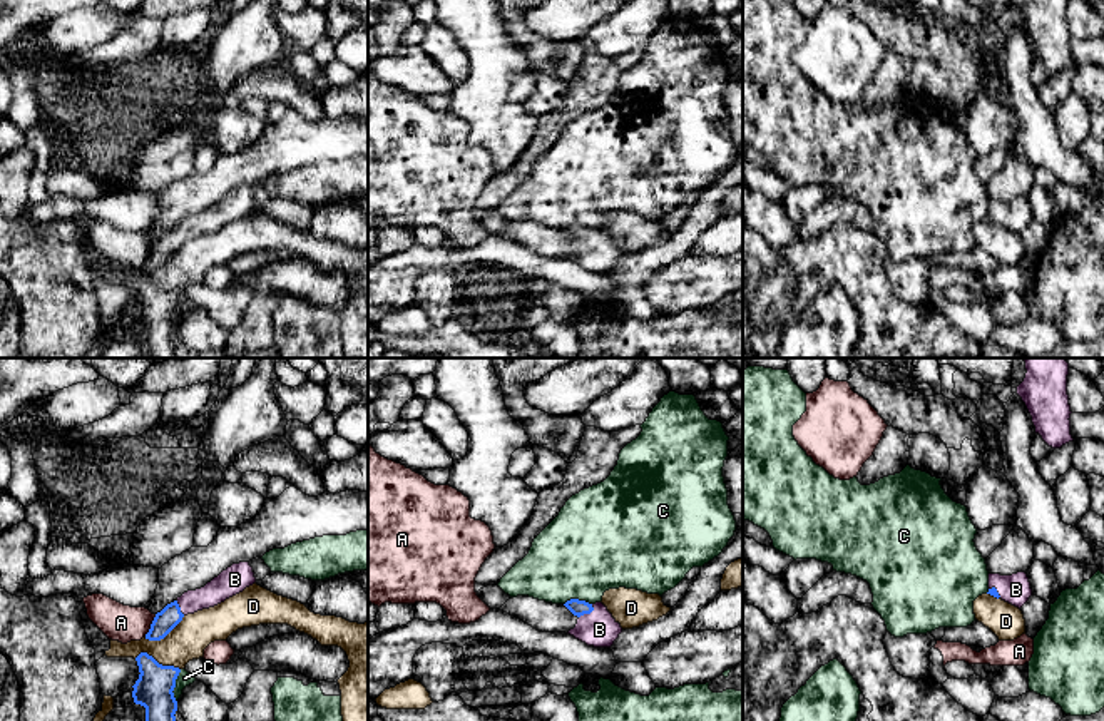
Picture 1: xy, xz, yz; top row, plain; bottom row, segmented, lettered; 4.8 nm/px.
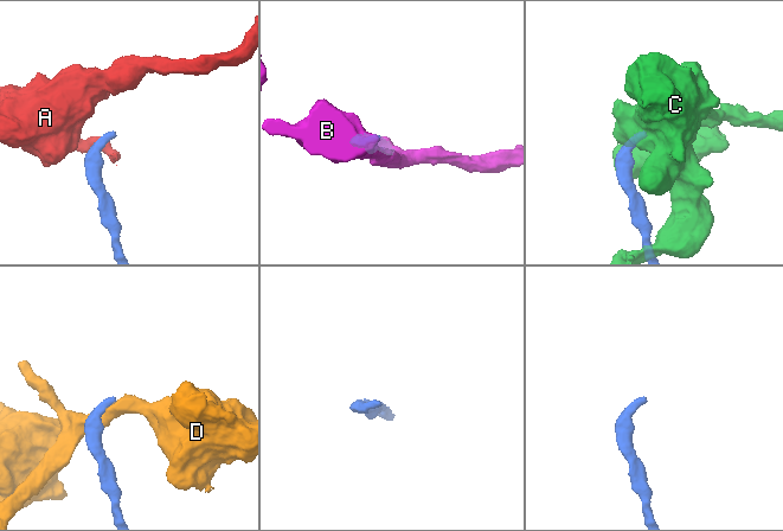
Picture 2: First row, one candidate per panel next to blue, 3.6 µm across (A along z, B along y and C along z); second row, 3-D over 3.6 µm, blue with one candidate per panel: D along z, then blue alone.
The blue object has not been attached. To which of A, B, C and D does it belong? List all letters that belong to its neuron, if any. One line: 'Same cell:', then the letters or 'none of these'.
Same cell: B

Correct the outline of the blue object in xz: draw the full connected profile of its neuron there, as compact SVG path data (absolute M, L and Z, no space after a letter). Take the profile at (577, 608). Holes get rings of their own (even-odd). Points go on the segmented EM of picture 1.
M570 599L564 606L579 617L575 627L567 634L587 646L611 647L622 632L621 624L602 602L589 604L585 601Z

